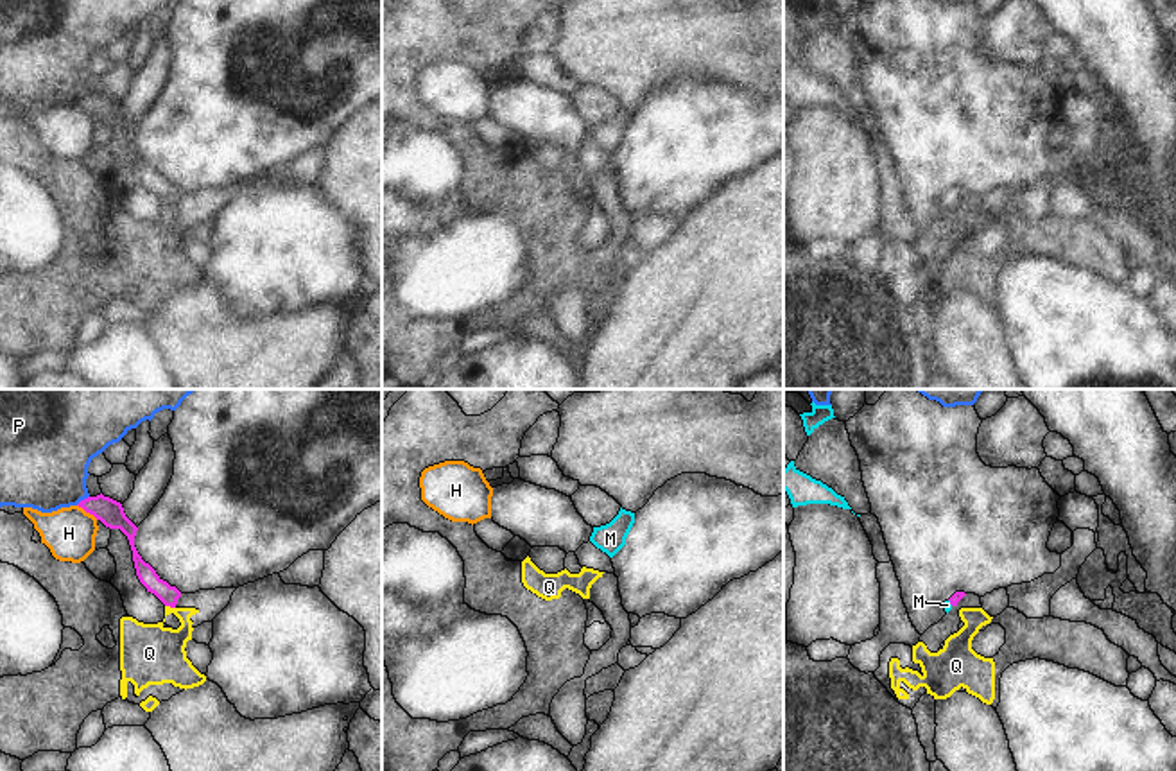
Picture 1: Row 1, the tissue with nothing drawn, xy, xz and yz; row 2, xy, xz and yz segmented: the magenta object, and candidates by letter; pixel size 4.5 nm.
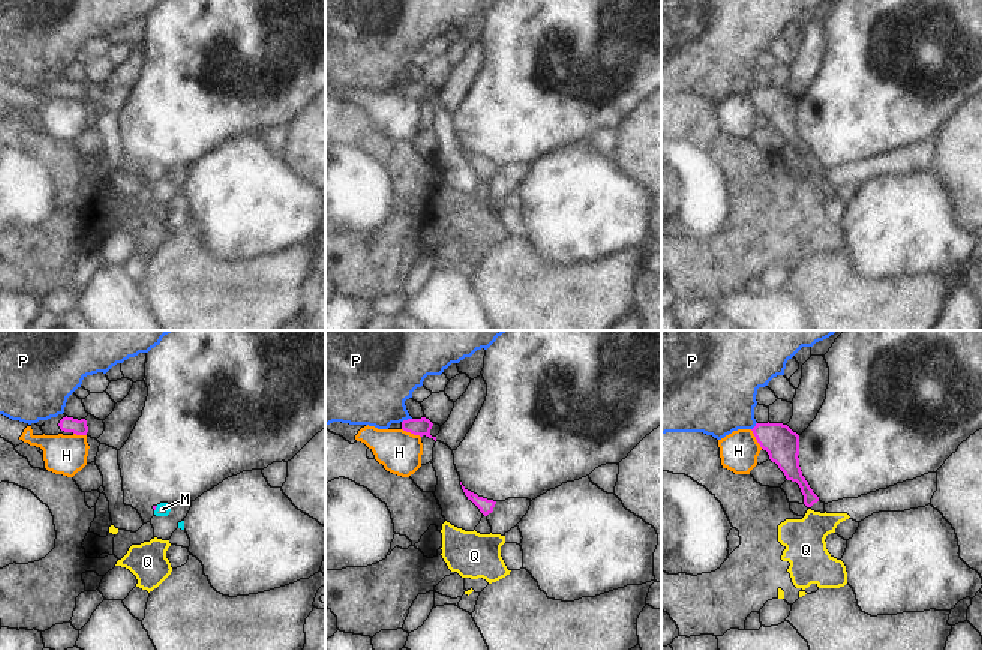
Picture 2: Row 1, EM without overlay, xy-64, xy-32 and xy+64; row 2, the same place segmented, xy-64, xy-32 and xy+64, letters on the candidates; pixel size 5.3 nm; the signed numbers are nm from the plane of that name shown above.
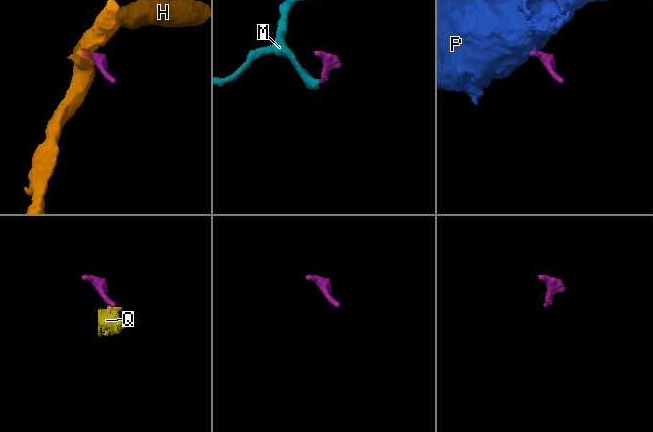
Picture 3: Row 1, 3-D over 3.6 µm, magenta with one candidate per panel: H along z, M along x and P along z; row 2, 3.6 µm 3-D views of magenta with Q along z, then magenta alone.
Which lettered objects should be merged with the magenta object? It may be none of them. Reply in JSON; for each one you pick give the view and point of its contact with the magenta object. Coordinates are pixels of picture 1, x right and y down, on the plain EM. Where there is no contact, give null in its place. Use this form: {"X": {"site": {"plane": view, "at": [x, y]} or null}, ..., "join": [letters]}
{"M": {"site": {"plane": "yz", "at": [951, 201]}}, "join": ["M"]}

